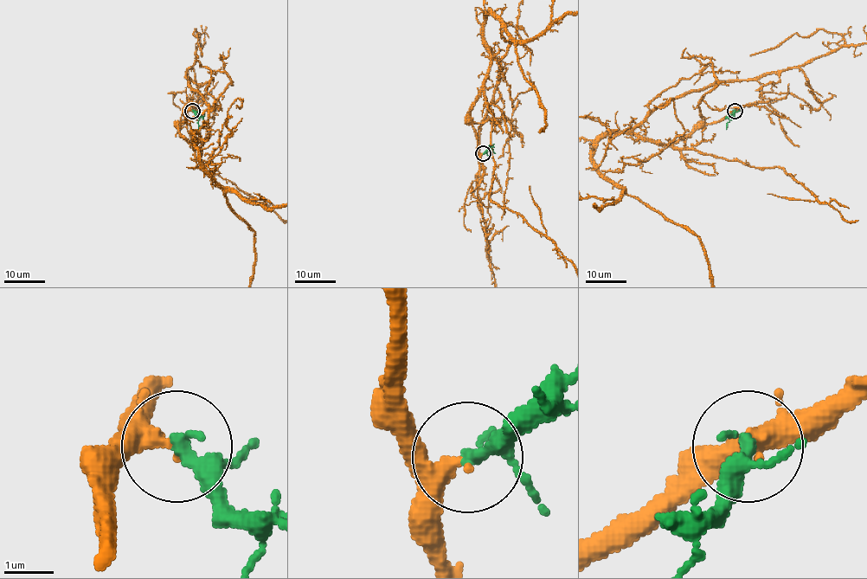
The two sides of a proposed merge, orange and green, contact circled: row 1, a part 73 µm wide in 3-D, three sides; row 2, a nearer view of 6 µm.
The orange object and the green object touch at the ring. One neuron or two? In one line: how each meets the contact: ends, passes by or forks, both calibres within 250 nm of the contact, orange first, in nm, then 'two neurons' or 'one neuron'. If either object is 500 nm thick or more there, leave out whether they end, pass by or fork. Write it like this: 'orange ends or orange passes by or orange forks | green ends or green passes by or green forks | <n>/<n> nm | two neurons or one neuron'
orange forks | green passes by | 240/240 nm | one neuron

